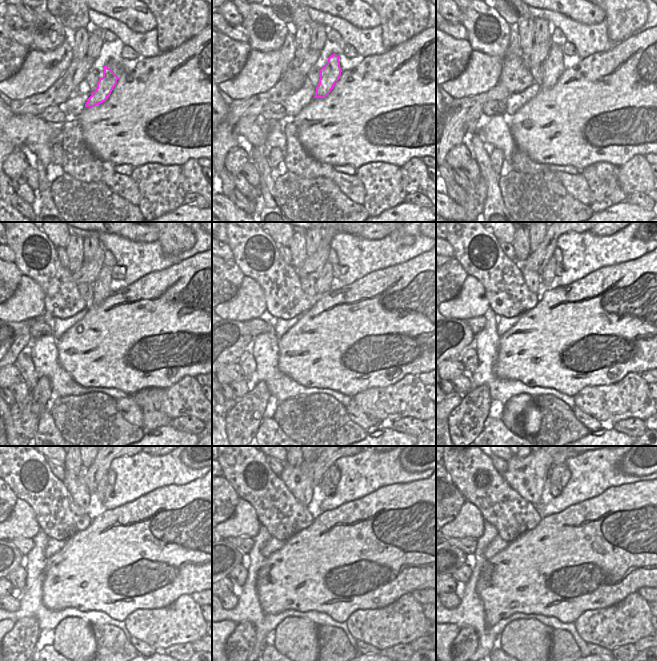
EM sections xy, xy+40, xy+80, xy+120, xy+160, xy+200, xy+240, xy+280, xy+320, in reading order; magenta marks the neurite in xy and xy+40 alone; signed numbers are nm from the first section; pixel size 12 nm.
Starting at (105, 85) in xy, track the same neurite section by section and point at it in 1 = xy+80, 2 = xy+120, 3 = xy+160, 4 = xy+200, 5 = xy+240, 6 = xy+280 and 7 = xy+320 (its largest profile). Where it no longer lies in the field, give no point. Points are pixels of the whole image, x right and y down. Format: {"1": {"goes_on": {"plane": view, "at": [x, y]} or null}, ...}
{"1": {"goes_on": {"plane": "xy+80", "at": [553, 66]}}, "2": {"goes_on": {"plane": "xy+120", "at": [101, 287]}}, "3": {"goes_on": {"plane": "xy+160", "at": [323, 283]}}, "4": {"goes_on": {"plane": "xy+200", "at": [548, 274]}}, "5": {"goes_on": {"plane": "xy+240", "at": [103, 484]}}, "6": {"goes_on": {"plane": "xy+280", "at": [327, 480]}}, "7": {"goes_on": {"plane": "xy+320", "at": [556, 472]}}}

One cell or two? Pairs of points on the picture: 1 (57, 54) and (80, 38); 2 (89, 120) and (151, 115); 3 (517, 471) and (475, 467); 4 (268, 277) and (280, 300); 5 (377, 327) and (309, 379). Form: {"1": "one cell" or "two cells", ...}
{"1": "two cells", "2": "one cell", "3": "two cells", "4": "one cell", "5": "one cell"}

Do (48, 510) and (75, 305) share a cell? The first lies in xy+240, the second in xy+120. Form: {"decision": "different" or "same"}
{"decision": "same"}

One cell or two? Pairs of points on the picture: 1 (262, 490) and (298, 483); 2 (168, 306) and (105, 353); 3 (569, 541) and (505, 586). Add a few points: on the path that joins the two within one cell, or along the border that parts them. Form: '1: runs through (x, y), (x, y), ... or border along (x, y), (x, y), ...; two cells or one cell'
1: border along (278, 476), (286, 488), (301, 503); two cells
2: runs through (152, 322), (136, 338), (121, 344); one cell
3: runs through (553, 557), (537, 573), (521, 578); one cell

